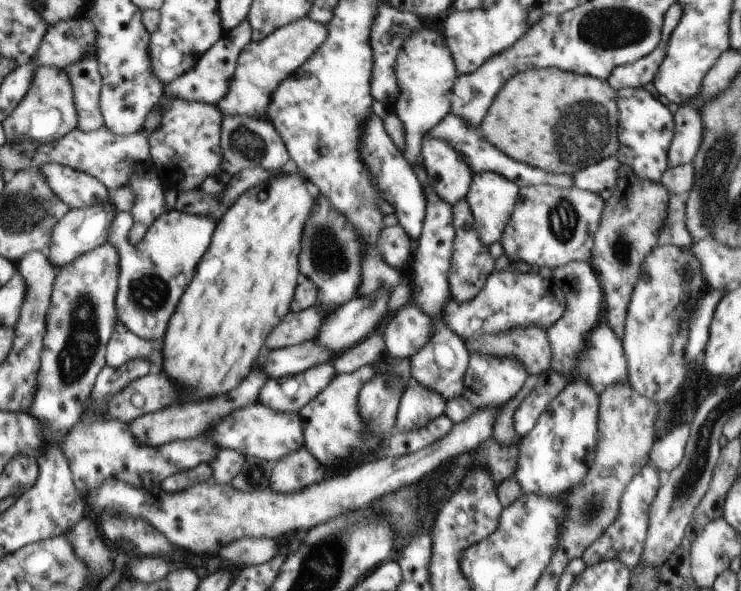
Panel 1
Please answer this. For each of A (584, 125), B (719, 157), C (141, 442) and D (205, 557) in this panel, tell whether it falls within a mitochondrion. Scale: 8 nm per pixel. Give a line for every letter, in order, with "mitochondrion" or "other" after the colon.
A: mitochondrion
B: mitochondrion
C: other
D: other

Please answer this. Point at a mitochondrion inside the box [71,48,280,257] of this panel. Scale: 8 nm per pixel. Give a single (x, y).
(245, 143)

